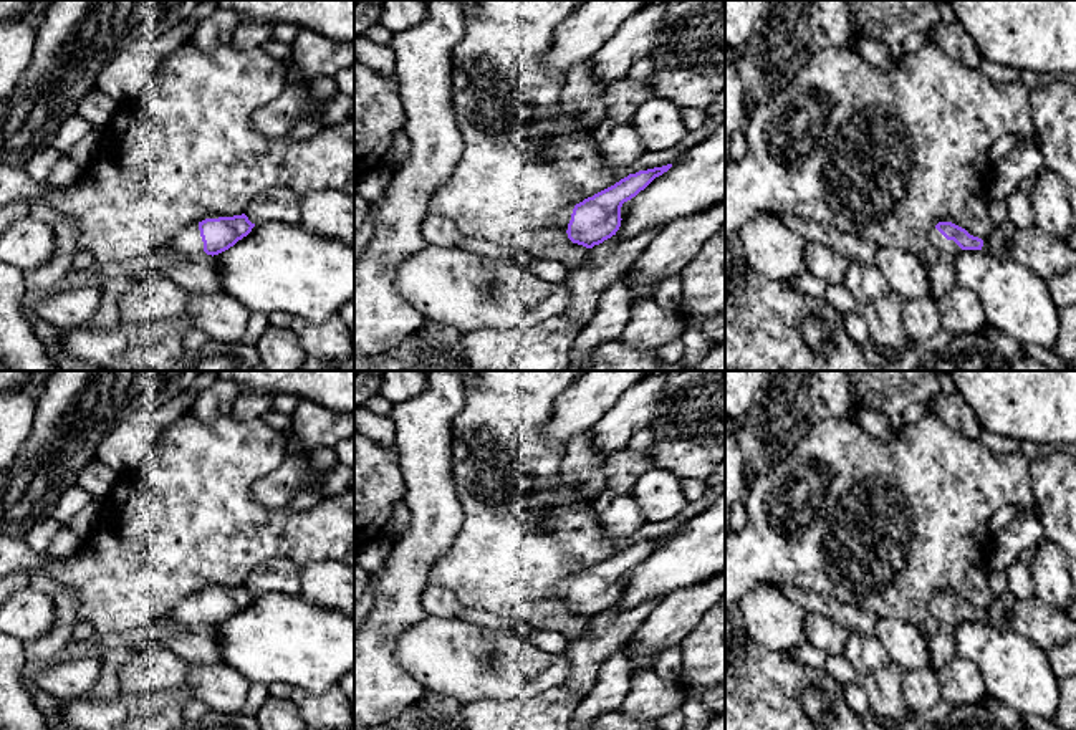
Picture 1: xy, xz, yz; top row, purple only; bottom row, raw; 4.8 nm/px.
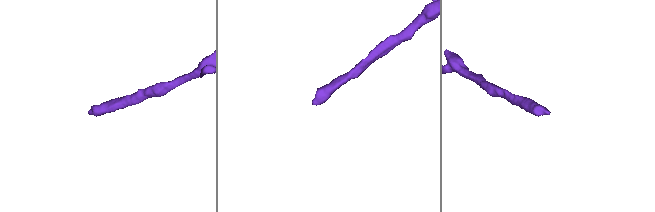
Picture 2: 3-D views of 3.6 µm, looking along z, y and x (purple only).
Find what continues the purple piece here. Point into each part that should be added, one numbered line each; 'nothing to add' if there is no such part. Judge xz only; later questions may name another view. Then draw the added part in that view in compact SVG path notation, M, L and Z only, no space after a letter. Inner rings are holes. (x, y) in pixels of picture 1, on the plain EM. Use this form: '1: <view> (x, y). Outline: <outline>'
1: xz (562, 590). Outline: M566 576L564 579L561 579L555 588L553 588L553 594L561 599L561 601L568 601L568 594L571 591L571 584L573 584L574 576Z

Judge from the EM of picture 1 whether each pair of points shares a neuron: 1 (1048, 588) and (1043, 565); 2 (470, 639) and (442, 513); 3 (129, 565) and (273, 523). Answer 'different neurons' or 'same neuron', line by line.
1: same neuron
2: different neurons
3: same neuron

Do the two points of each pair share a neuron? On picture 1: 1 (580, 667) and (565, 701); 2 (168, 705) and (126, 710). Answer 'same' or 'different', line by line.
1: different
2: same

